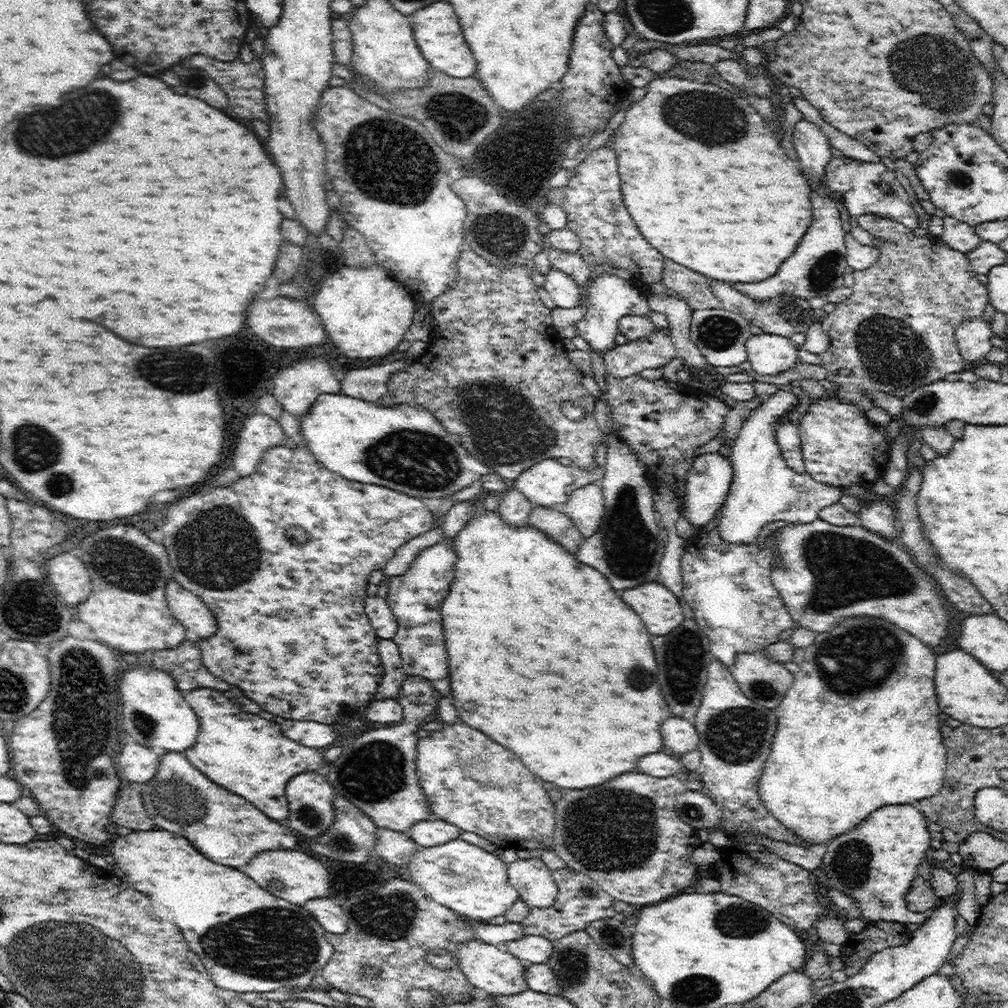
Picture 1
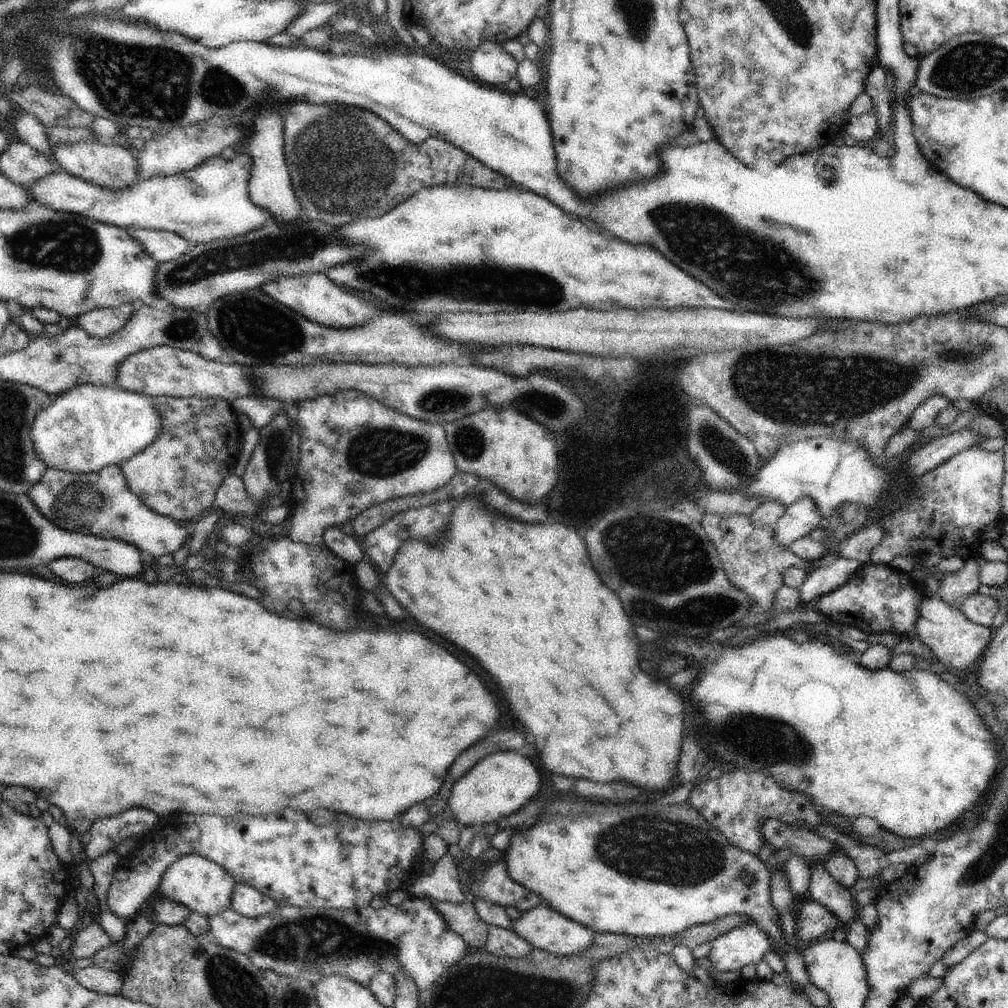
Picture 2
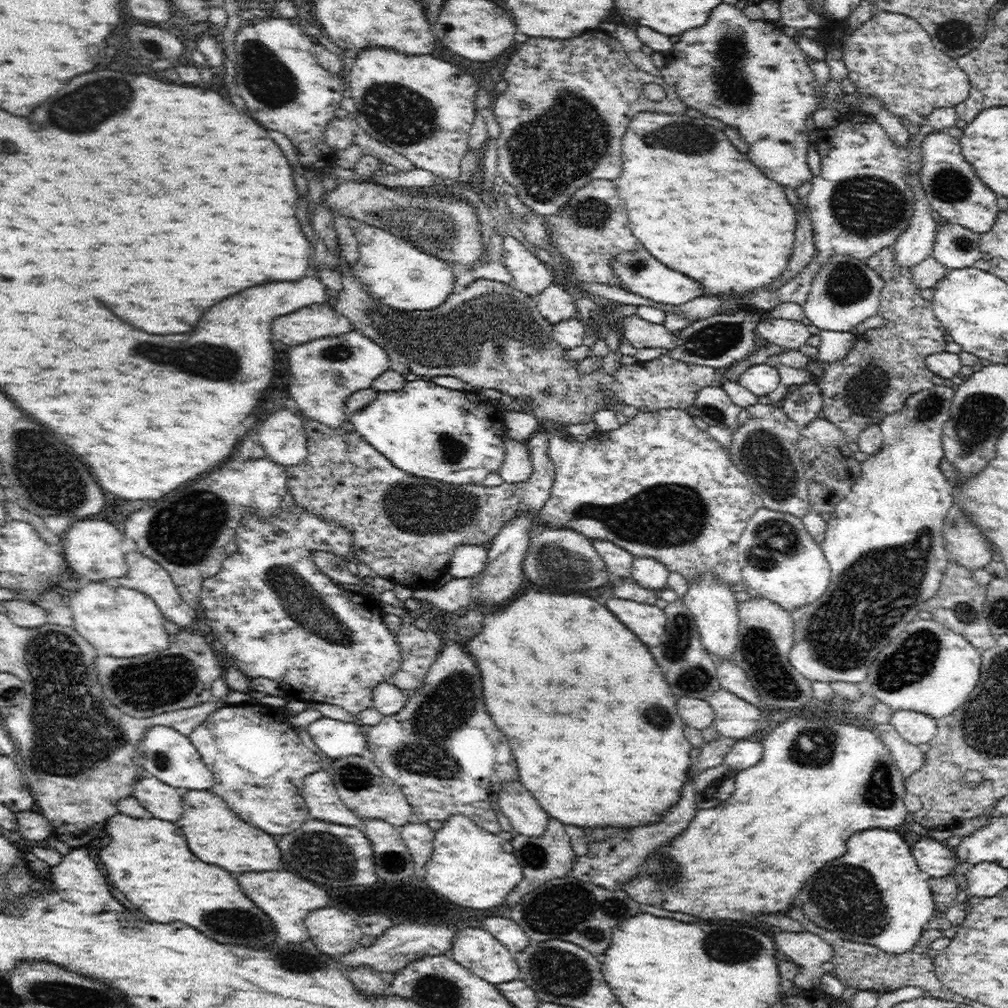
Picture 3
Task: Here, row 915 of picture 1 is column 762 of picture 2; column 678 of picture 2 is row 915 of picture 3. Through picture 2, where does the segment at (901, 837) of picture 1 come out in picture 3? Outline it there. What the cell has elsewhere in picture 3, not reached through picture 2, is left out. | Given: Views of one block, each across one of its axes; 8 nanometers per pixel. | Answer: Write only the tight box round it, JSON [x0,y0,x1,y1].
[800,830,935,955]

